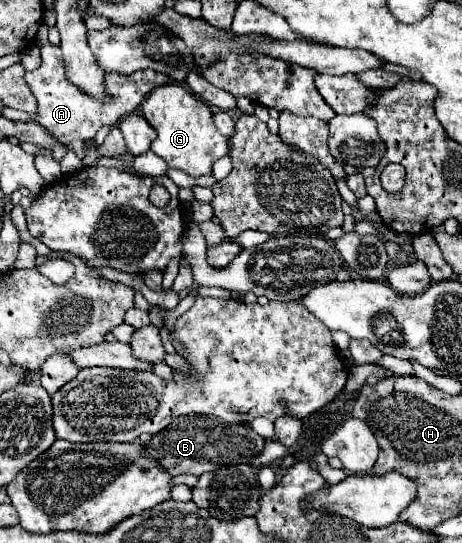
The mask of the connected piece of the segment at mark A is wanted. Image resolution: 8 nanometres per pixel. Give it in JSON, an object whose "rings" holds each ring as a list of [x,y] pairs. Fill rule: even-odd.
{"rings":[[[41,24],[39,34],[37,34],[37,46],[41,50],[41,66],[33,72],[25,72],[25,82],[39,100],[39,116],[35,118],[53,138],[57,138],[63,144],[71,144],[73,140],[93,140],[97,130],[101,126],[115,126],[121,122],[123,116],[133,114],[139,104],[145,100],[145,96],[151,92],[151,88],[167,84],[169,76],[159,74],[155,70],[139,70],[129,76],[115,74],[115,72],[105,72],[105,90],[107,96],[111,98],[109,102],[99,102],[97,98],[91,98],[89,94],[83,94],[83,90],[77,90],[75,84],[71,84],[65,76],[65,66],[63,66],[63,54],[59,46],[53,46],[47,40],[47,24]]]}

